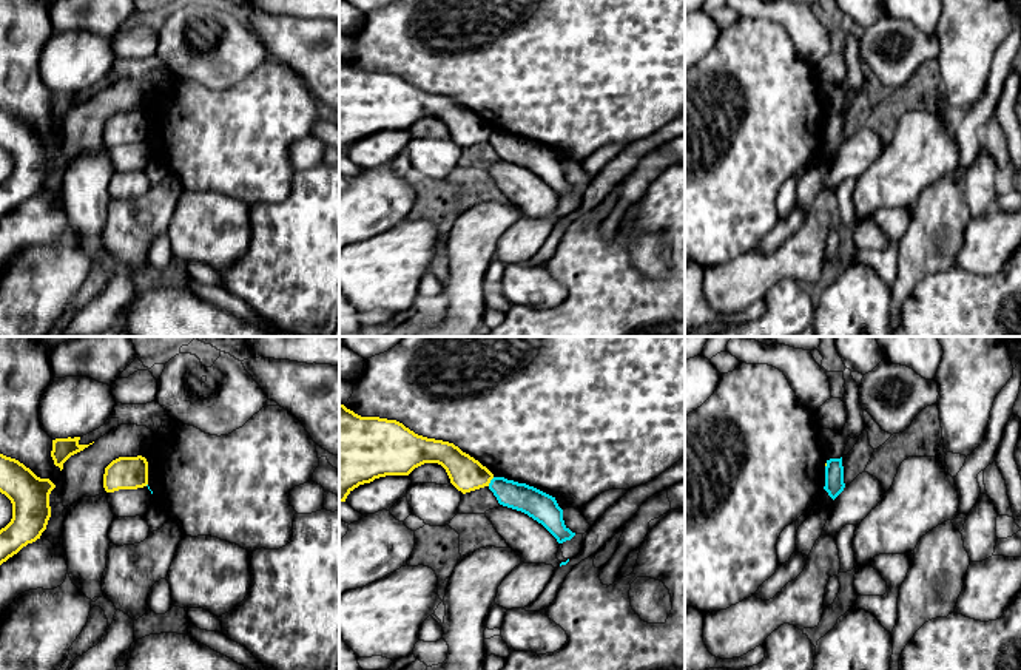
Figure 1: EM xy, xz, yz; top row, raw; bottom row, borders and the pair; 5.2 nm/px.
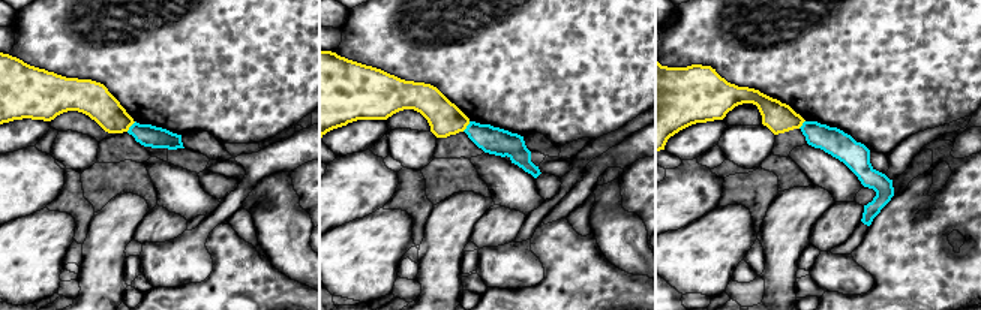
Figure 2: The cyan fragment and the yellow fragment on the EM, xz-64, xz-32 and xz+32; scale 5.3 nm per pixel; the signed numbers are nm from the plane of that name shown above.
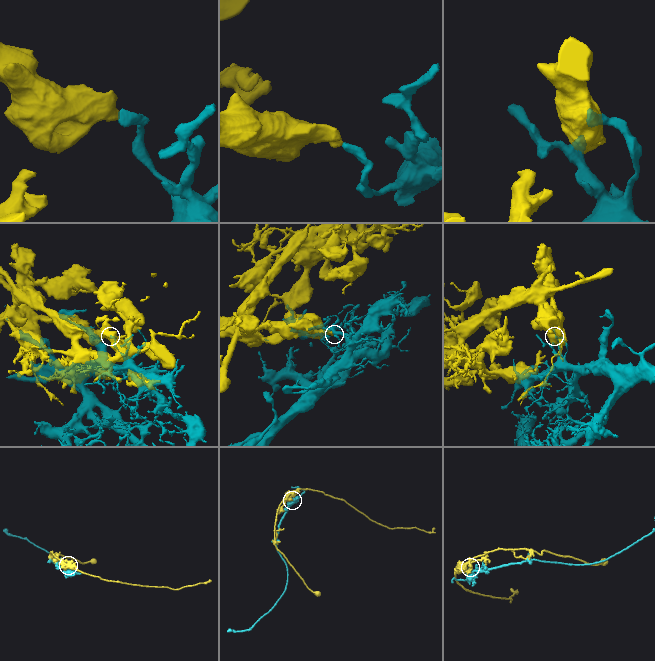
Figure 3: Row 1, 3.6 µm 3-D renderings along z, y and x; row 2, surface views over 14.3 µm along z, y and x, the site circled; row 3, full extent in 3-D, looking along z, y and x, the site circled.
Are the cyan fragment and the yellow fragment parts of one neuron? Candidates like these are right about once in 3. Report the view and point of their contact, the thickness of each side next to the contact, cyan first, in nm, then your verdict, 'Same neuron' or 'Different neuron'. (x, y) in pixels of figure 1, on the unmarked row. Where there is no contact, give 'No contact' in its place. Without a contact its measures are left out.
Touches cyan at xz (491, 136). Thickness 140 nm (cyan) against 180 nm. Different neuron

